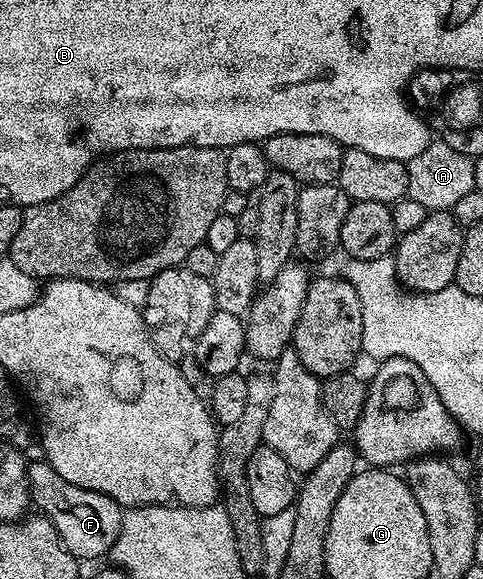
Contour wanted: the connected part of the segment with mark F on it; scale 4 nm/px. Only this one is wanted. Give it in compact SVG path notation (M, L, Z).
M45 461L28 462L27 488L31 490L31 501L38 514L47 516L69 554L86 561L98 555L106 556L110 552L119 536L124 513L124 508L113 497L93 489L81 489L81 485L72 485Z

